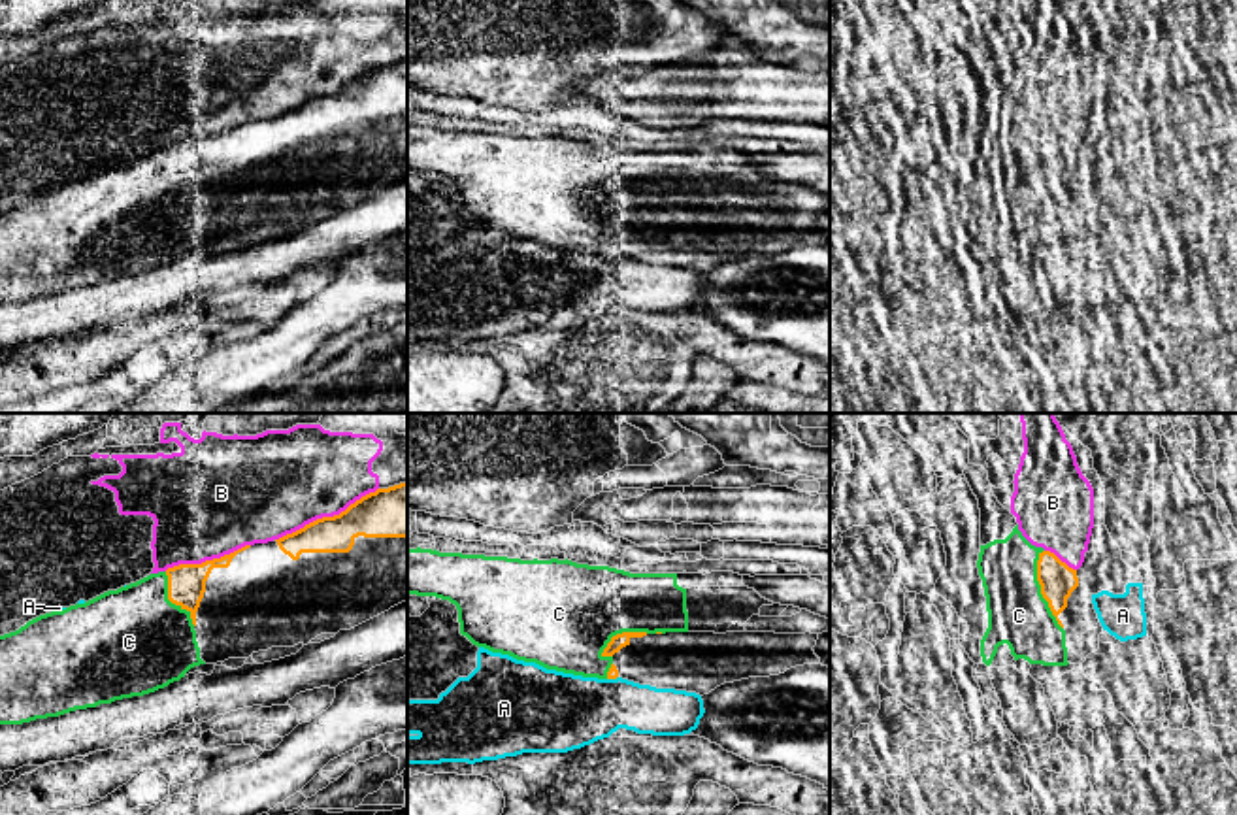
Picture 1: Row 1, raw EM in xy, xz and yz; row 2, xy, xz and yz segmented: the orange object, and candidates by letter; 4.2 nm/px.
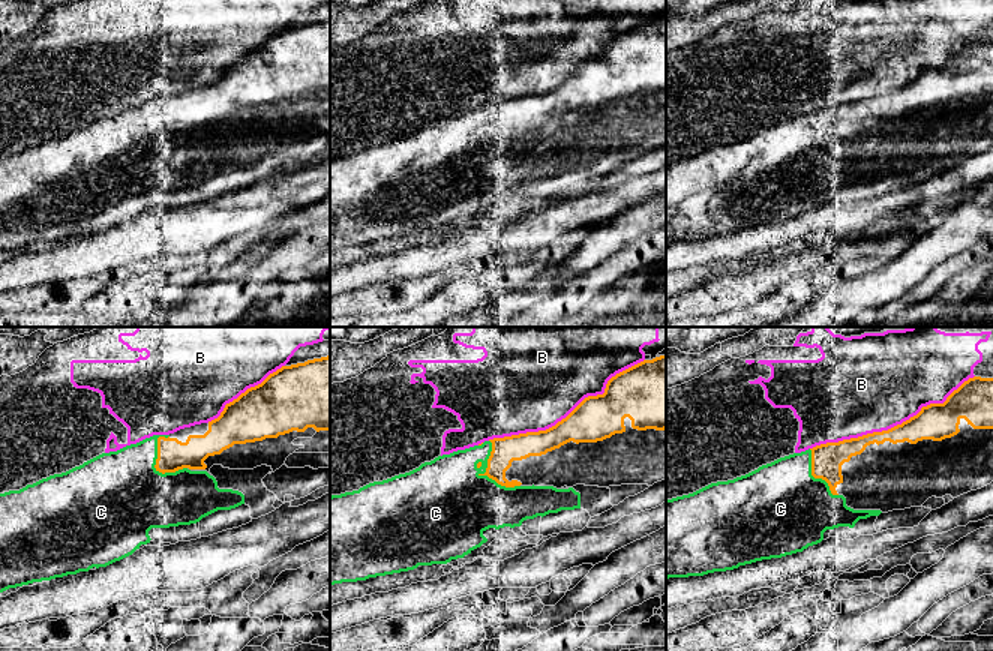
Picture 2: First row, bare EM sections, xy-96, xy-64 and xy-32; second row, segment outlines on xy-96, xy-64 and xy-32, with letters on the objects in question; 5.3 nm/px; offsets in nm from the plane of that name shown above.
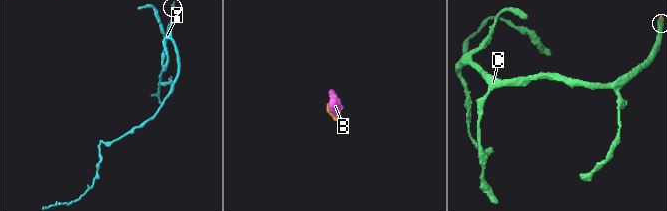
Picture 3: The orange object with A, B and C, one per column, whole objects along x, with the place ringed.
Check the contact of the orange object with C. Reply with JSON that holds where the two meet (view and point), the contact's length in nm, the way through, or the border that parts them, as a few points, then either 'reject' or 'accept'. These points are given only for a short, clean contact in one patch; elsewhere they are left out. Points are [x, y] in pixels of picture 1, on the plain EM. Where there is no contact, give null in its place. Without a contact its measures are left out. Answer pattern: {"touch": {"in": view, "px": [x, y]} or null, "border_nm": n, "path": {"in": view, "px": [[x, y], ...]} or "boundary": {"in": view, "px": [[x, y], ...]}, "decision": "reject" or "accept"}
{"touch": {"in": "yz", "px": [1041, 166]}, "border_nm": 360, "decision": "accept"}

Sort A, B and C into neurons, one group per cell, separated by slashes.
A / B / C

